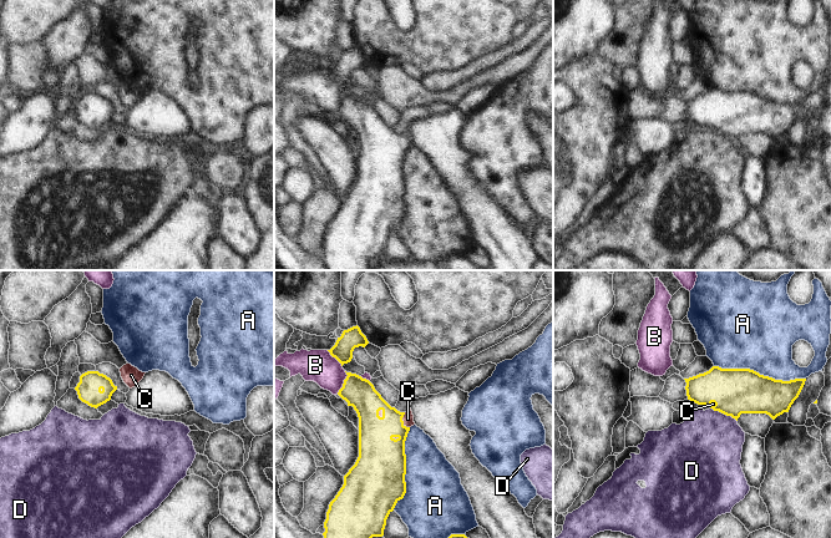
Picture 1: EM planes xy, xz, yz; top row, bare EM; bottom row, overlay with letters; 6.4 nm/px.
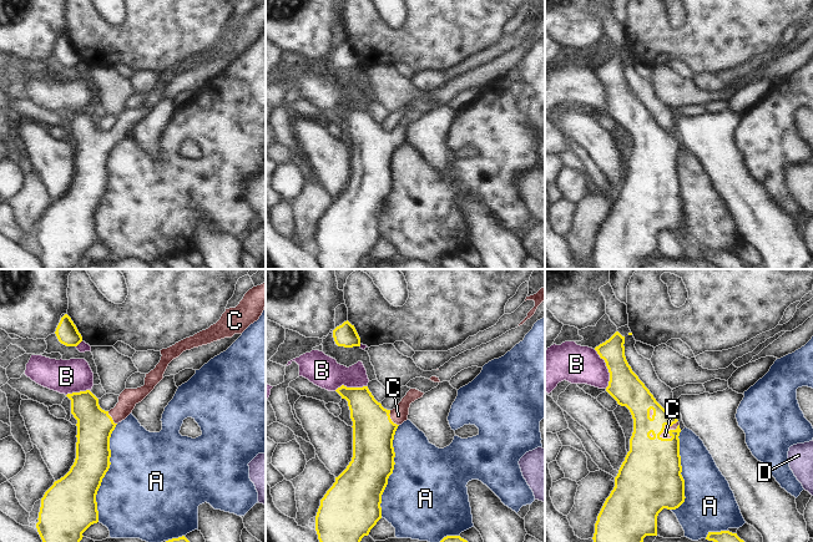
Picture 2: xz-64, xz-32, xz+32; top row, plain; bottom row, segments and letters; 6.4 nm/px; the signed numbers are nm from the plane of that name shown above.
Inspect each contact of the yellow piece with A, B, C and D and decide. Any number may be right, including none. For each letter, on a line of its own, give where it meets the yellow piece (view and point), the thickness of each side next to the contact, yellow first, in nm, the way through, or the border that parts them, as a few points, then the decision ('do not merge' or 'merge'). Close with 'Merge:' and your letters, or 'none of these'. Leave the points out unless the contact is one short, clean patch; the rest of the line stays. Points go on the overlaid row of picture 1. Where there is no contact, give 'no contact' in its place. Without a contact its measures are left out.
A: contact yz (759, 374); calibres 300 and 460 nm; do not merge
B: contact xz (344, 382); calibres 200 and 200 nm; do not merge
C: contact xz (403, 421); calibres 260 and 70 nm; way xz (378, 451), (383, 441), (403, 421), (408, 419); merge
D: contact yz (724, 414); calibres 300 and 460 nm; do not merge
Merge: C

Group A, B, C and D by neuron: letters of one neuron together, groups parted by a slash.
A / B / C / D

